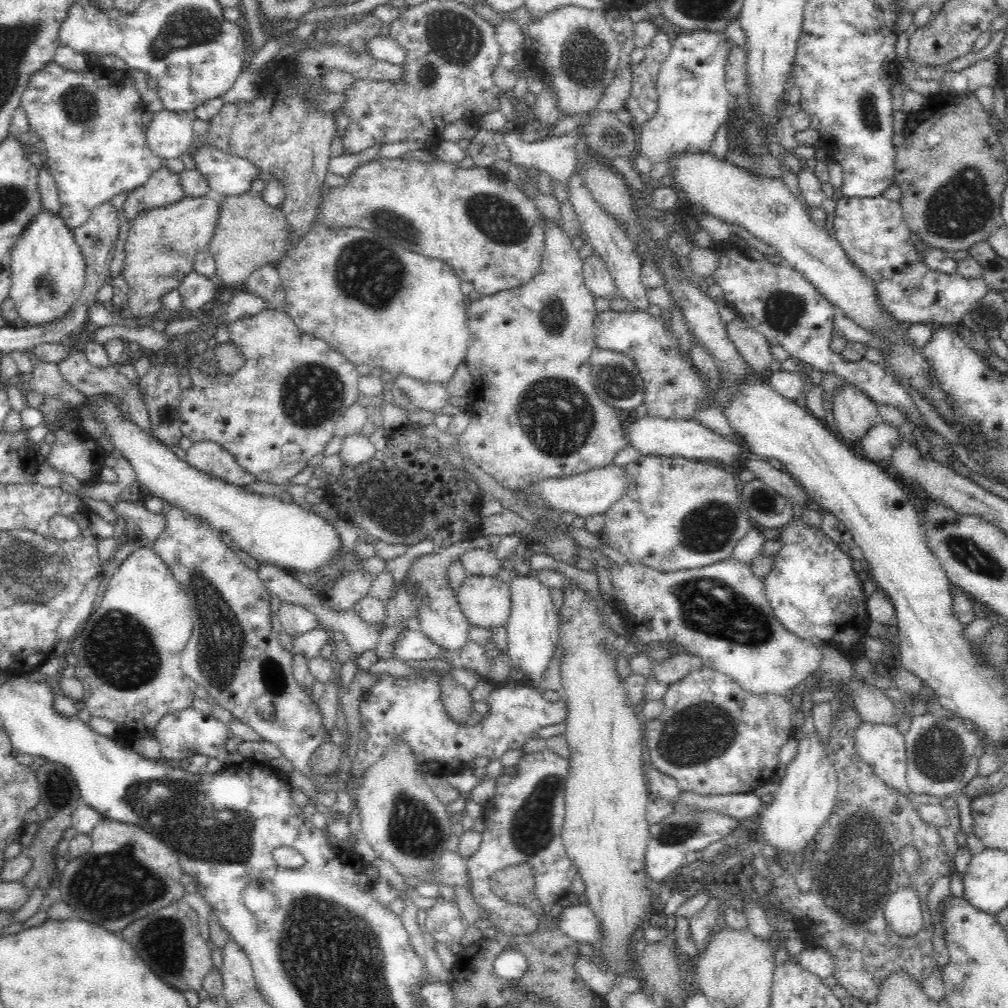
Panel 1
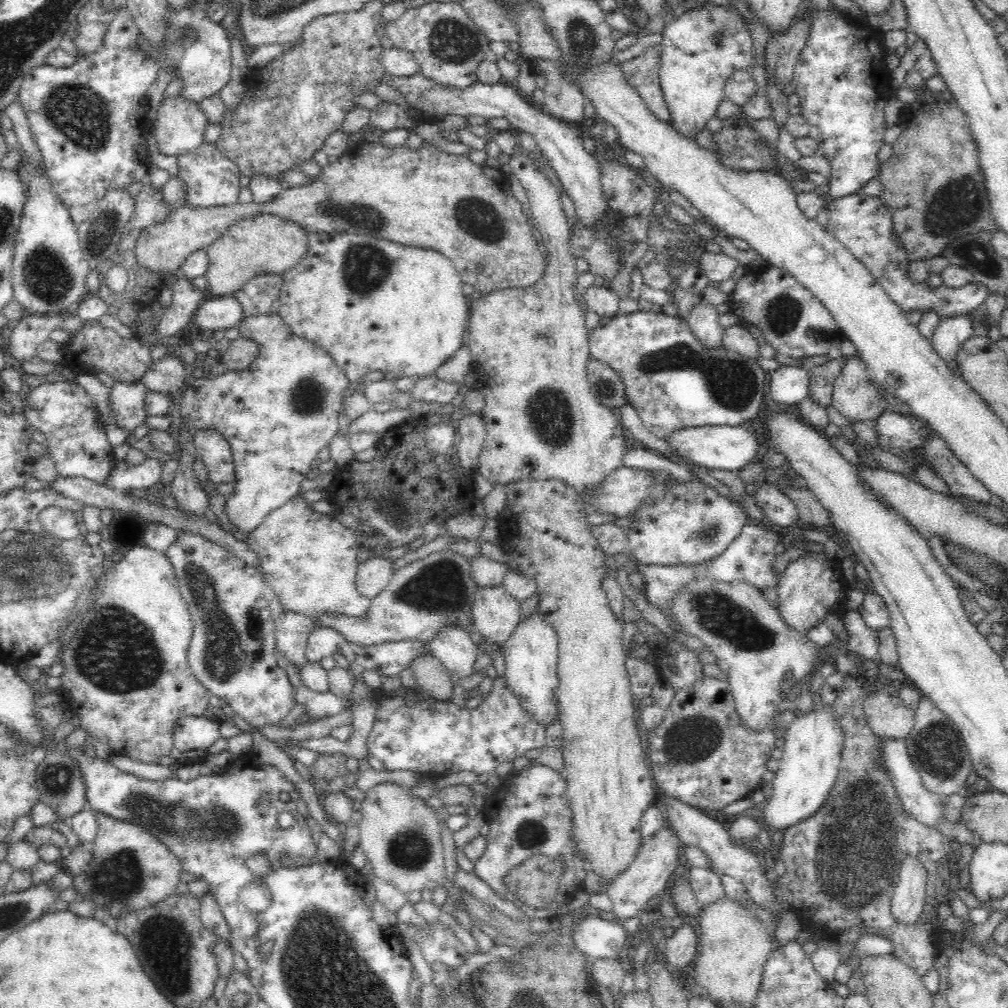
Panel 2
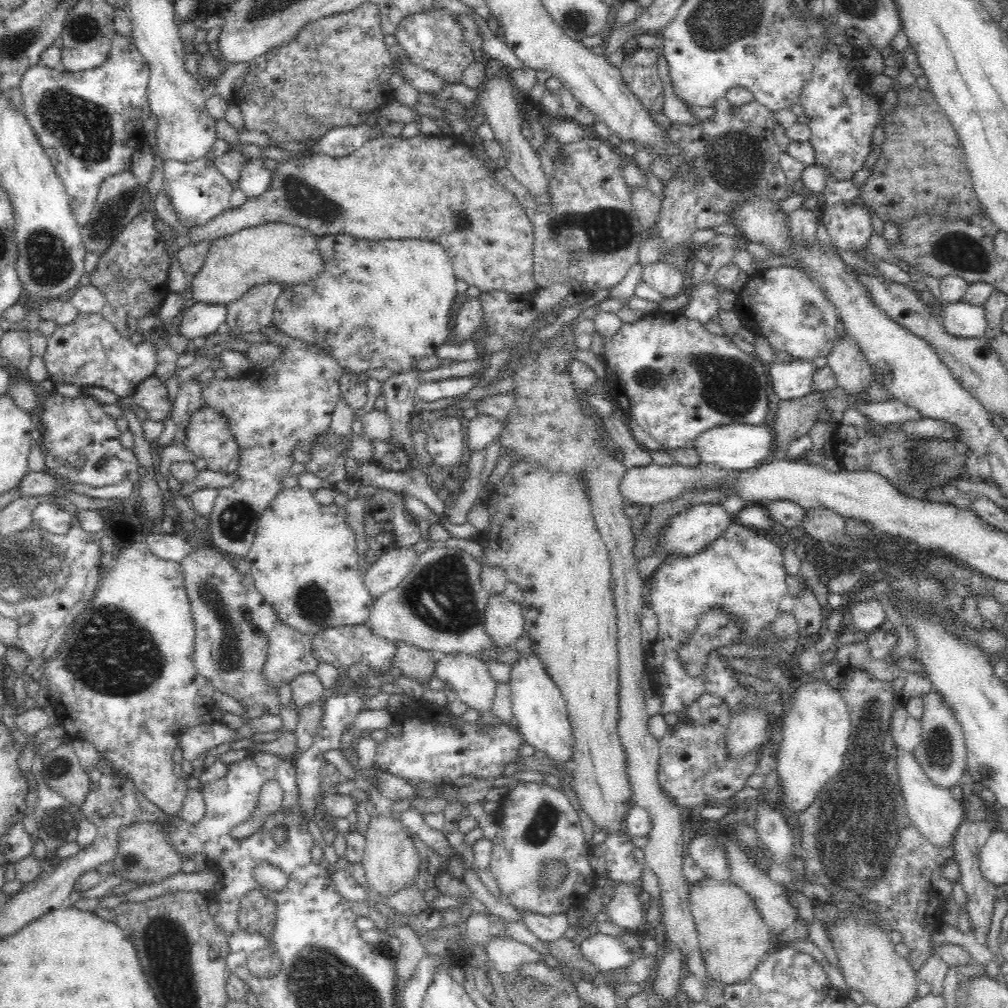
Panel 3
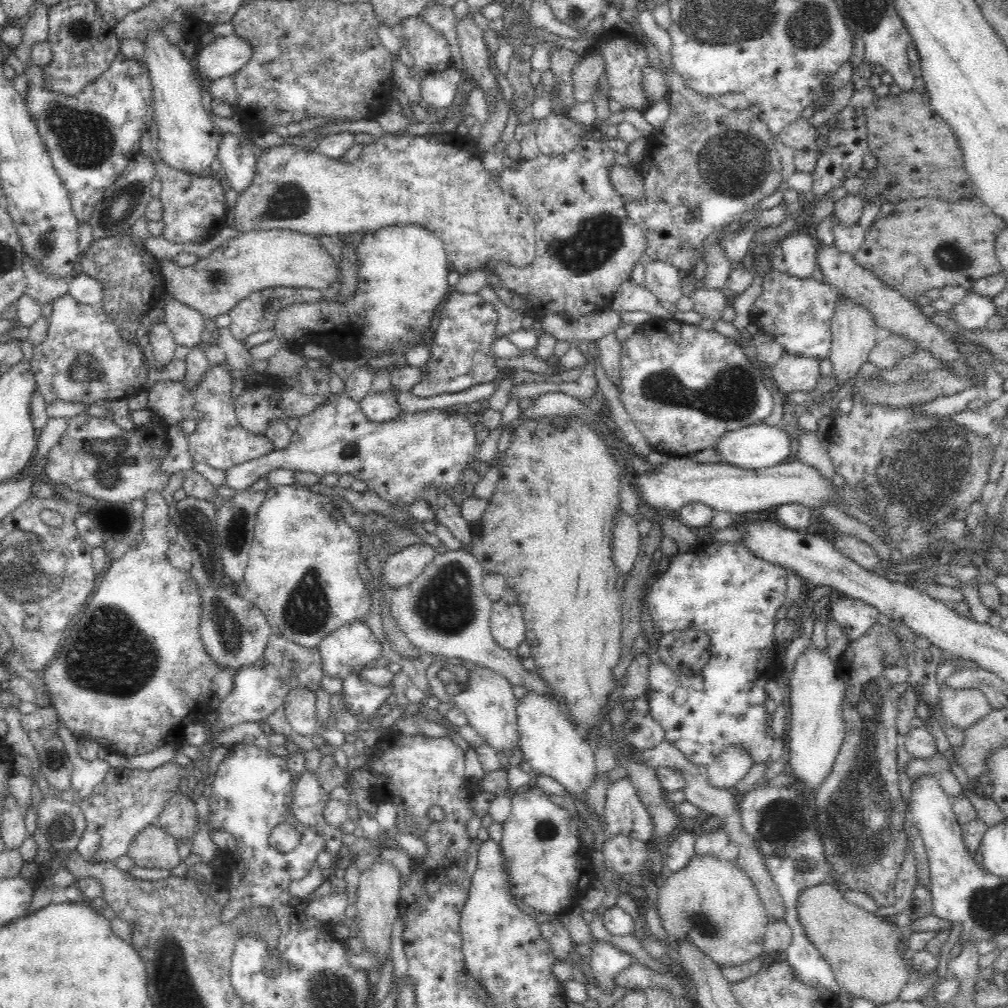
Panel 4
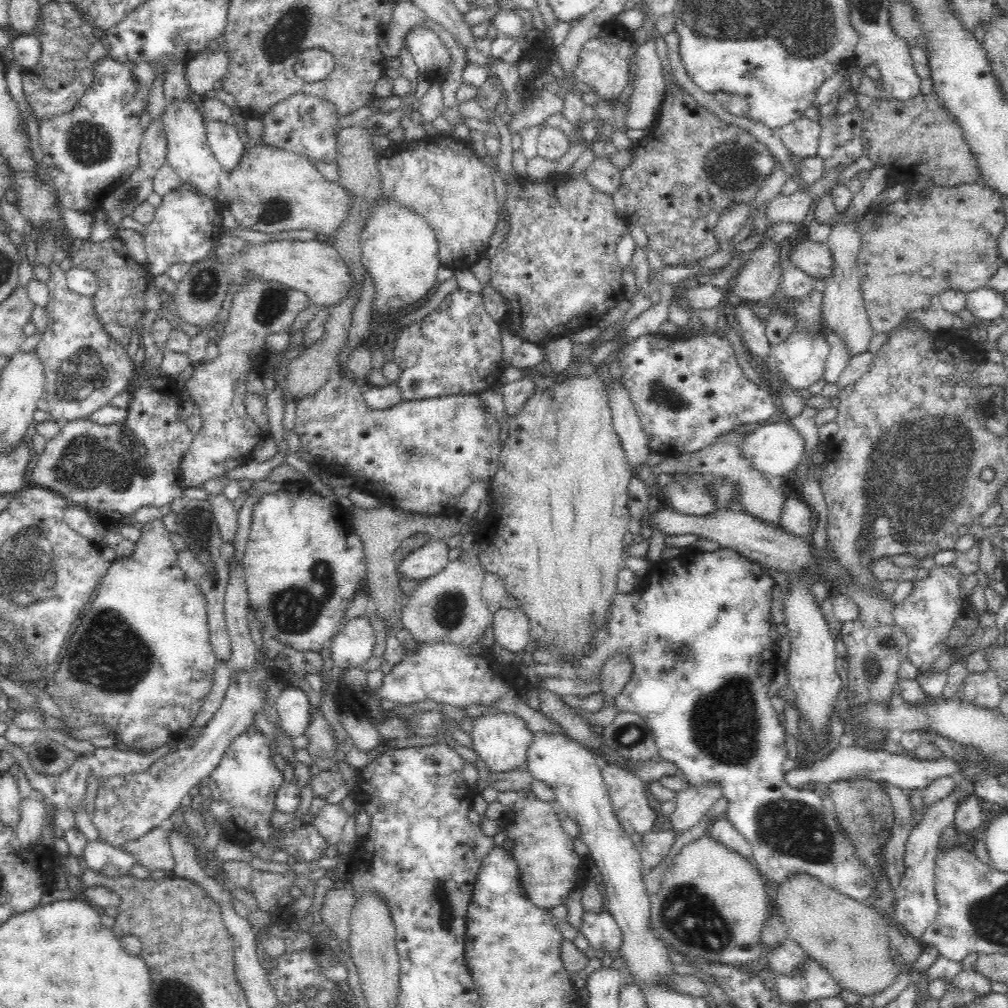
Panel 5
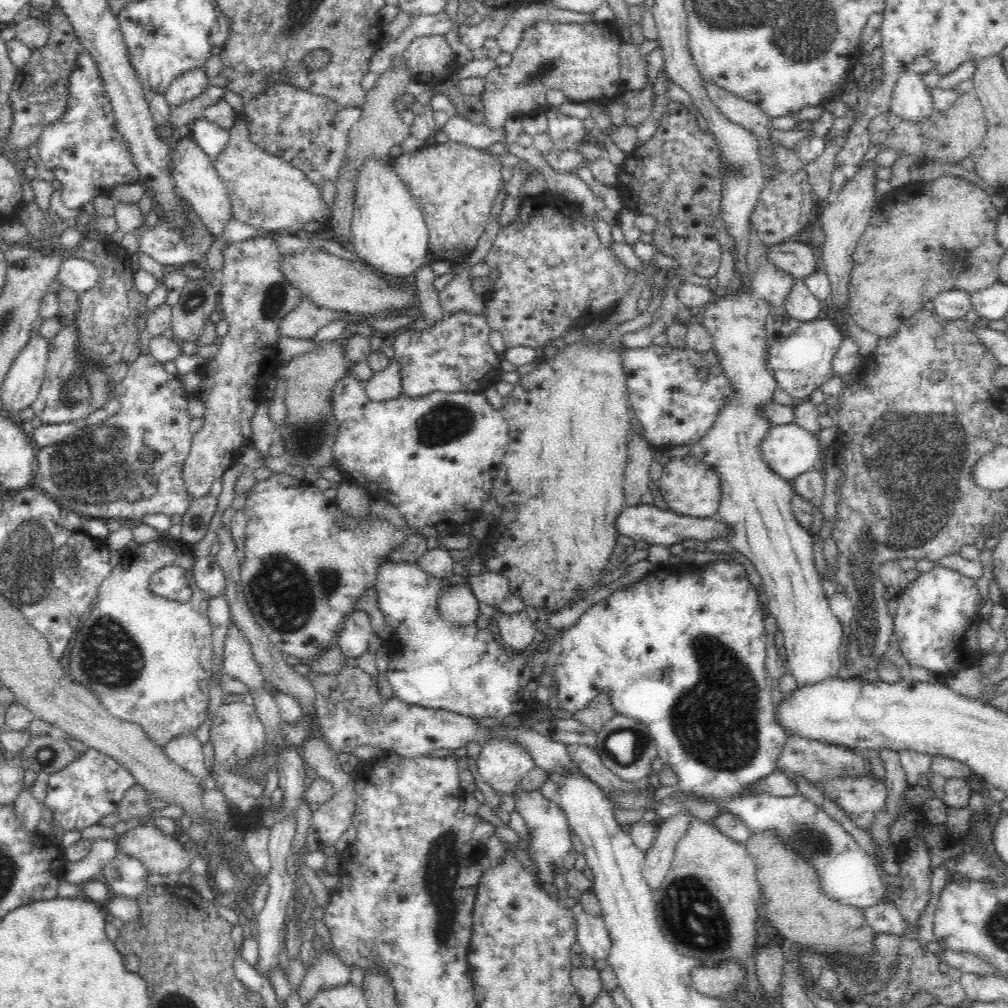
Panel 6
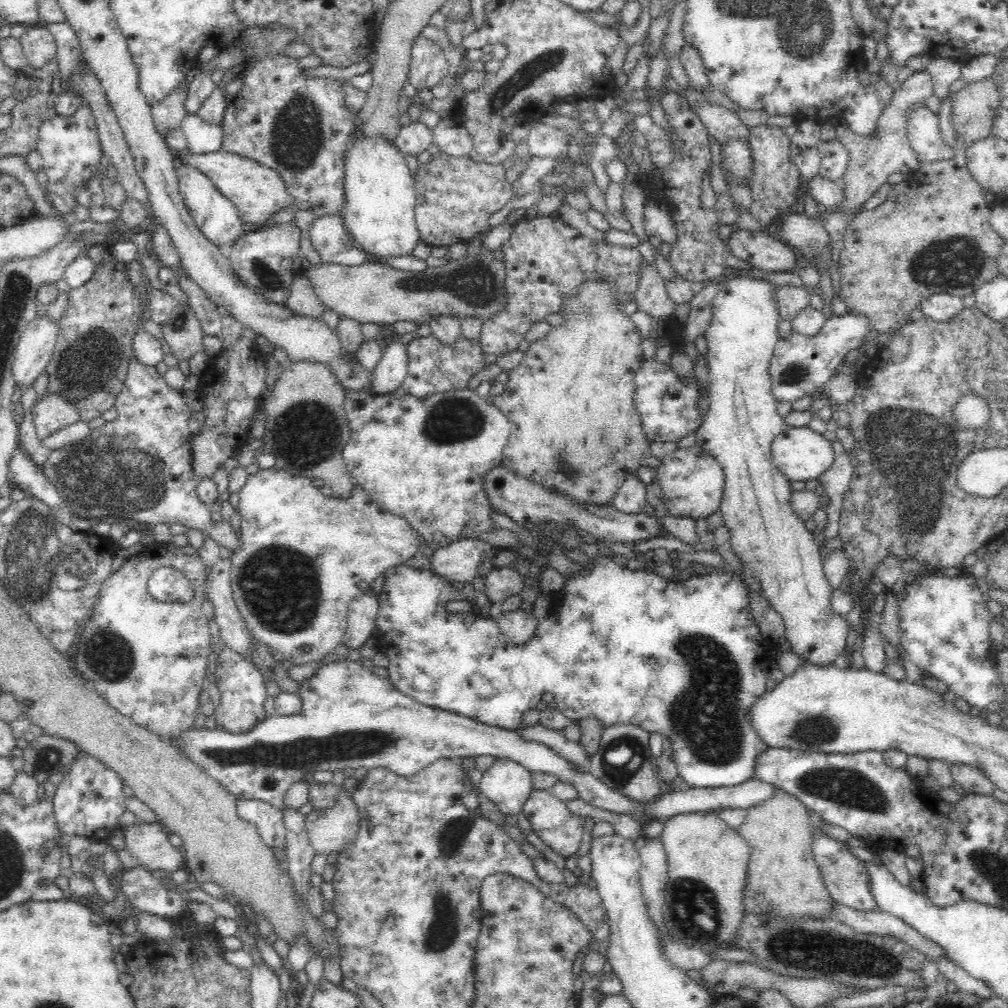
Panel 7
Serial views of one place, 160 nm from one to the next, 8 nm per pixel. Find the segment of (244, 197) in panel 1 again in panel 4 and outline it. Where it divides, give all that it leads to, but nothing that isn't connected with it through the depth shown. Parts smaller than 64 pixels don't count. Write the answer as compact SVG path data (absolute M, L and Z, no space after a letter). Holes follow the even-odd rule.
M290 229L239 233L236 237L226 240L210 255L197 259L190 266L178 266L172 259L168 260L168 258L158 261L164 277L164 284L170 296L187 308L200 312L203 318L210 320L226 315L234 309L234 306L238 305L239 301L247 298L251 293L276 286L314 289L321 292L330 289L340 276L338 262L334 261L332 255L320 245L317 236L313 237Z

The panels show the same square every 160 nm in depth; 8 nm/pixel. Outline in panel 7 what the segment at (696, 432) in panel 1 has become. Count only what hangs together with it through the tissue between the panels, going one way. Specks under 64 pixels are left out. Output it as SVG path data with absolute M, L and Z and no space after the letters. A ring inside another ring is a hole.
M787 426L782 434L774 438L771 445L772 460L782 474L788 480L817 480L826 472L834 462L834 451L832 444L824 438L823 434L813 432L808 427L789 427Z

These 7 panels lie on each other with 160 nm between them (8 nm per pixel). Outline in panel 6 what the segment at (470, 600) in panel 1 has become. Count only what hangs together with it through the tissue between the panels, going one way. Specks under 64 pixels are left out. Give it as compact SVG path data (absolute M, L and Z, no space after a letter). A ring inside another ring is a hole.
M525 610L515 613L501 612L498 626L502 640L513 650L525 650L534 642L534 634L537 630Z

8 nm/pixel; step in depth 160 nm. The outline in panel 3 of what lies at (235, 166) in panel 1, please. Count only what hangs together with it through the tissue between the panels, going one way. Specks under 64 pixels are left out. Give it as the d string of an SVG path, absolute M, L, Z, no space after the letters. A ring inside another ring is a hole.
M206 158L189 163L163 159L163 186L164 195L170 197L170 203L174 207L174 213L182 227L204 226L225 210L231 208L230 195L232 186Z

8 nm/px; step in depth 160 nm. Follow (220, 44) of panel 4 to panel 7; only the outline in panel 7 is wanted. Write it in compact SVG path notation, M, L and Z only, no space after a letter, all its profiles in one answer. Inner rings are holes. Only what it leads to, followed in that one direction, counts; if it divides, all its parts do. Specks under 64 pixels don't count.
M185 80L176 92L172 92L170 96L166 96L162 101L154 103L150 107L154 127L164 140L170 132L178 129L182 118L188 113L185 107L187 98L185 89L189 83Z

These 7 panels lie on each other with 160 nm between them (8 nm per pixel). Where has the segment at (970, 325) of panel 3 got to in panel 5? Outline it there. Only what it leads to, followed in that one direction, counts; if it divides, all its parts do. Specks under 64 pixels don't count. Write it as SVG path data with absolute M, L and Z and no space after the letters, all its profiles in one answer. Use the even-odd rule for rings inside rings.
M988 286L966 293L966 310L970 310L978 321L990 322L997 319L1006 305L1004 293Z

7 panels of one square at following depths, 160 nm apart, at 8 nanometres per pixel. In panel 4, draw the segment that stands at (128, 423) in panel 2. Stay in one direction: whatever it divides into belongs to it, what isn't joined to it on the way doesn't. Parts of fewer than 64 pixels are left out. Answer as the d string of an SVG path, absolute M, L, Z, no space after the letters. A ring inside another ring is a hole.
M225 361L217 366L209 366L194 388L189 388L182 380L160 380L147 392L148 409L157 414L167 426L180 420L196 420L197 430L188 434L188 452L194 463L204 463L226 472L229 468L246 461L264 456L275 447L265 435L248 433L240 425L232 398L232 380L236 377L232 367Z

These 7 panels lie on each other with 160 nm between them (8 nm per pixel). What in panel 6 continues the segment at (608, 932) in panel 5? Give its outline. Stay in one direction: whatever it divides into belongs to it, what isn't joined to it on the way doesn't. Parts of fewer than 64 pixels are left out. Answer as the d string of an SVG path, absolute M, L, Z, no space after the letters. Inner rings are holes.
M580 904L571 908L576 917L577 942L582 946L583 955L590 956L594 960L606 959L611 948L612 941L604 920L601 916L589 916L583 914Z

